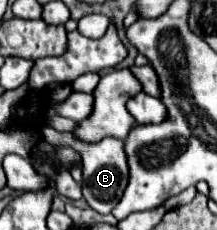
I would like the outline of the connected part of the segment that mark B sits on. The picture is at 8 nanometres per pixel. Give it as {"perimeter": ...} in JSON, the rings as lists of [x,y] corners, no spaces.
{"perimeter":[[[44,124],[40,128],[40,134],[52,144],[52,146],[68,146],[74,148],[80,156],[82,156],[82,170],[84,170],[84,180],[82,180],[82,192],[84,198],[88,200],[90,208],[94,208],[100,214],[108,214],[112,212],[112,208],[118,204],[118,200],[122,198],[126,186],[128,186],[128,160],[126,160],[126,150],[124,150],[124,140],[118,138],[102,138],[98,142],[90,142],[86,144],[84,140],[78,140],[76,136],[72,136],[72,132],[58,132],[52,126]]]}

